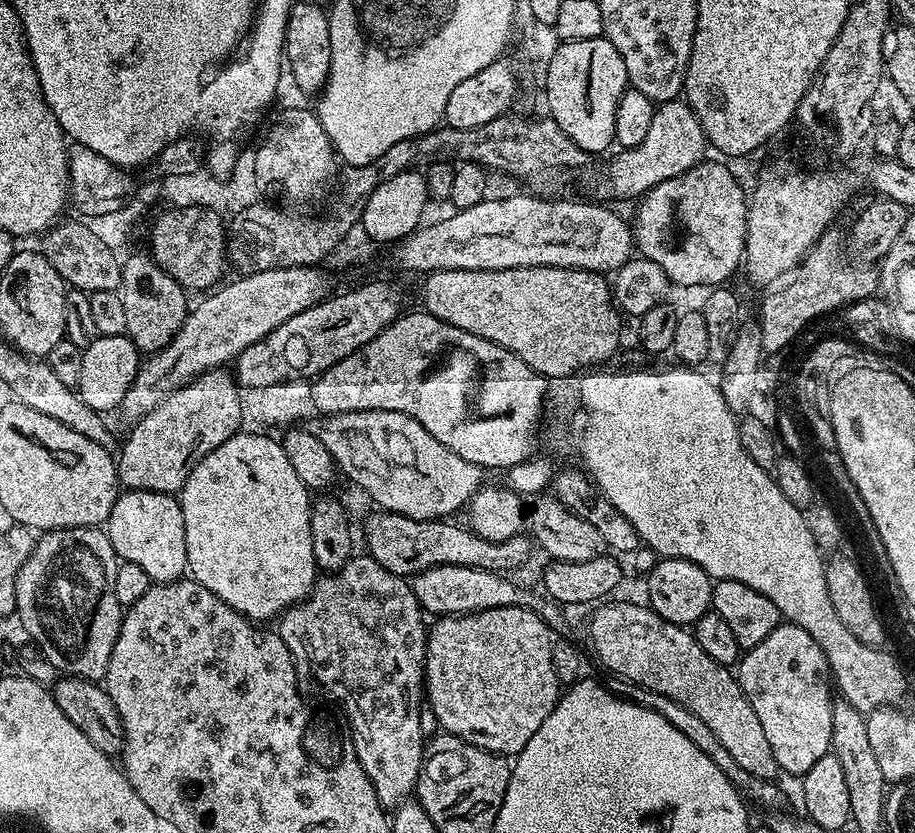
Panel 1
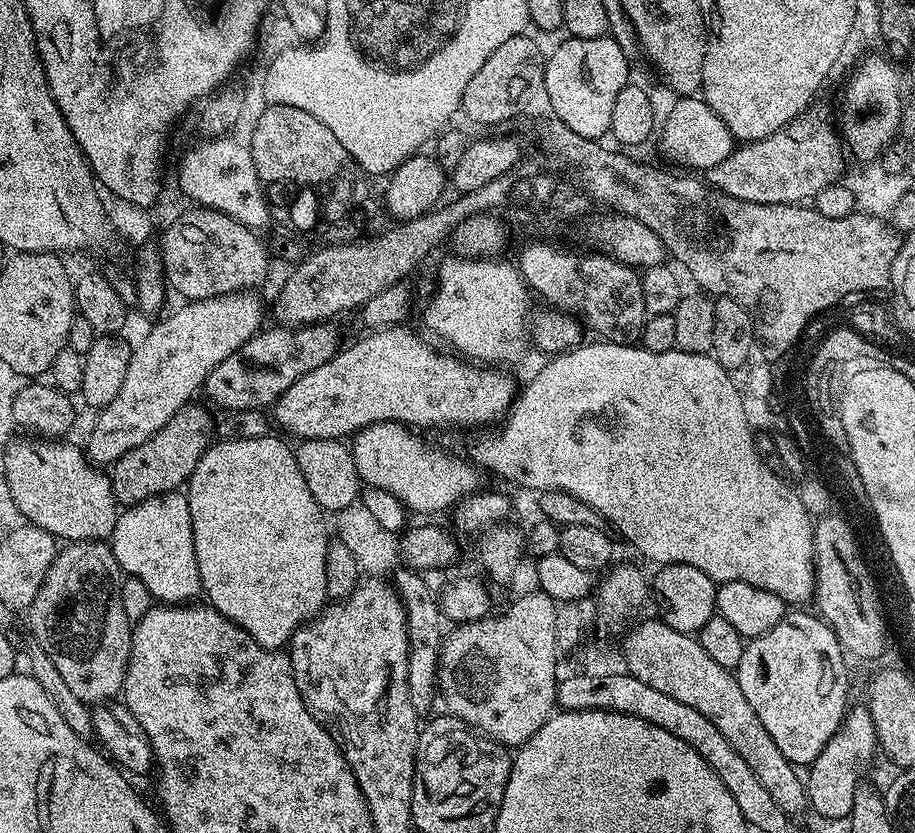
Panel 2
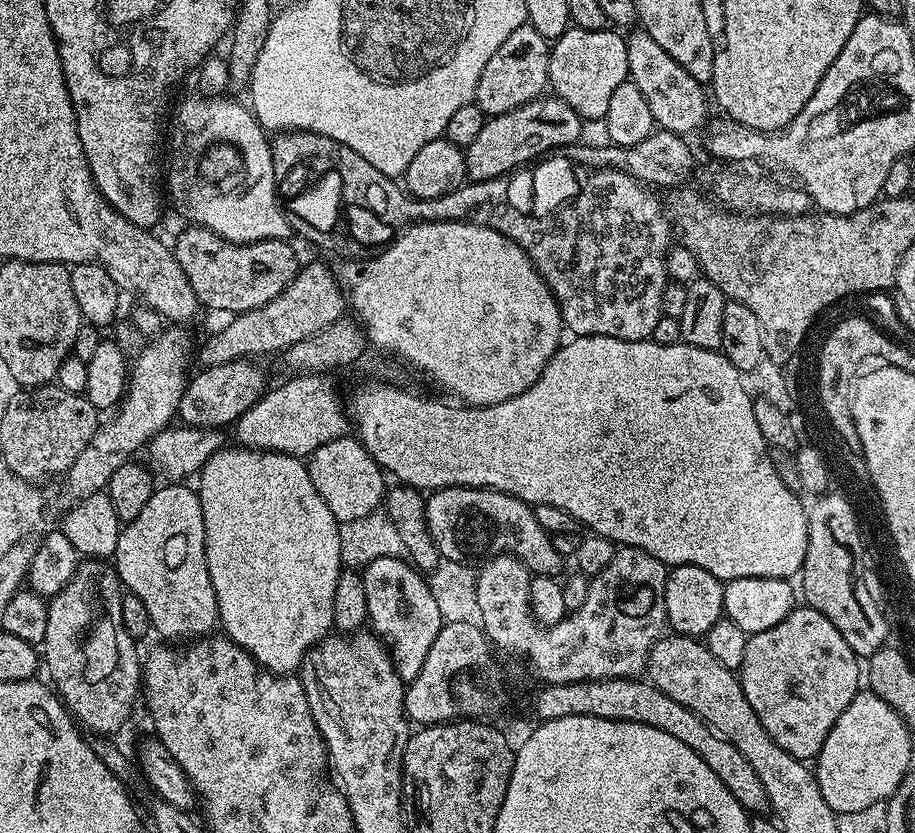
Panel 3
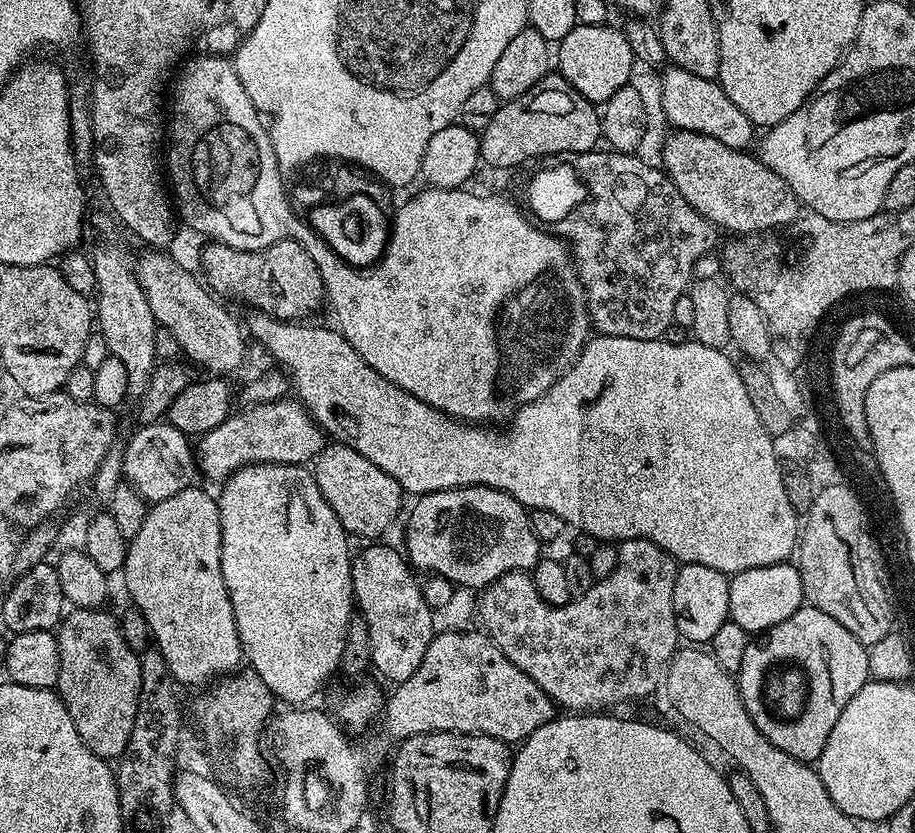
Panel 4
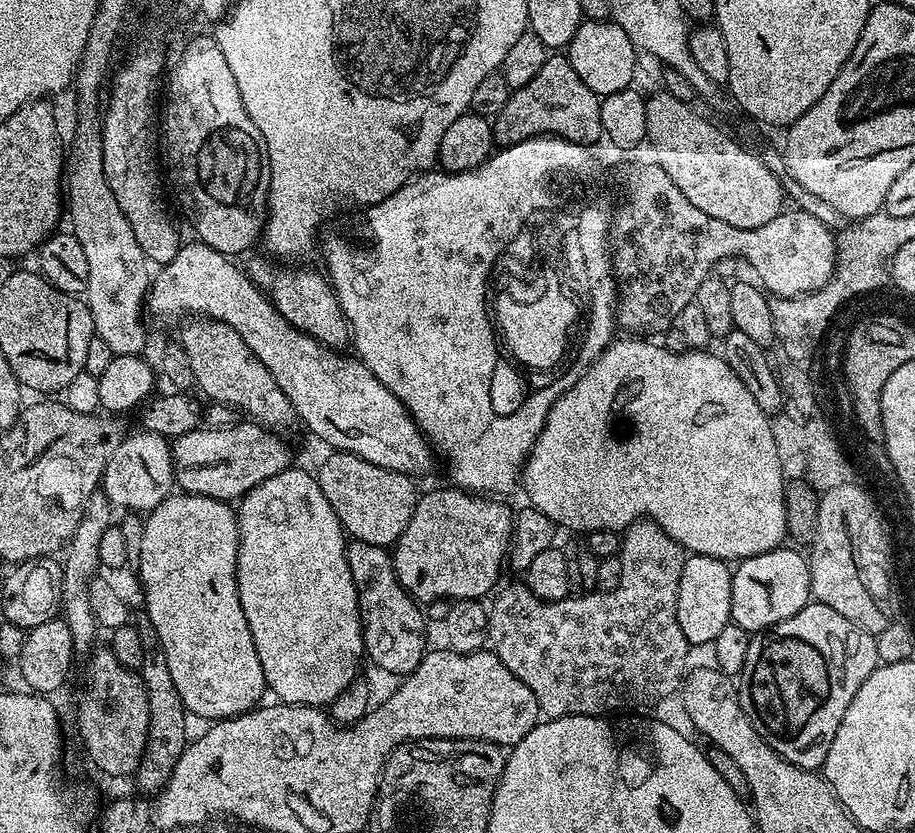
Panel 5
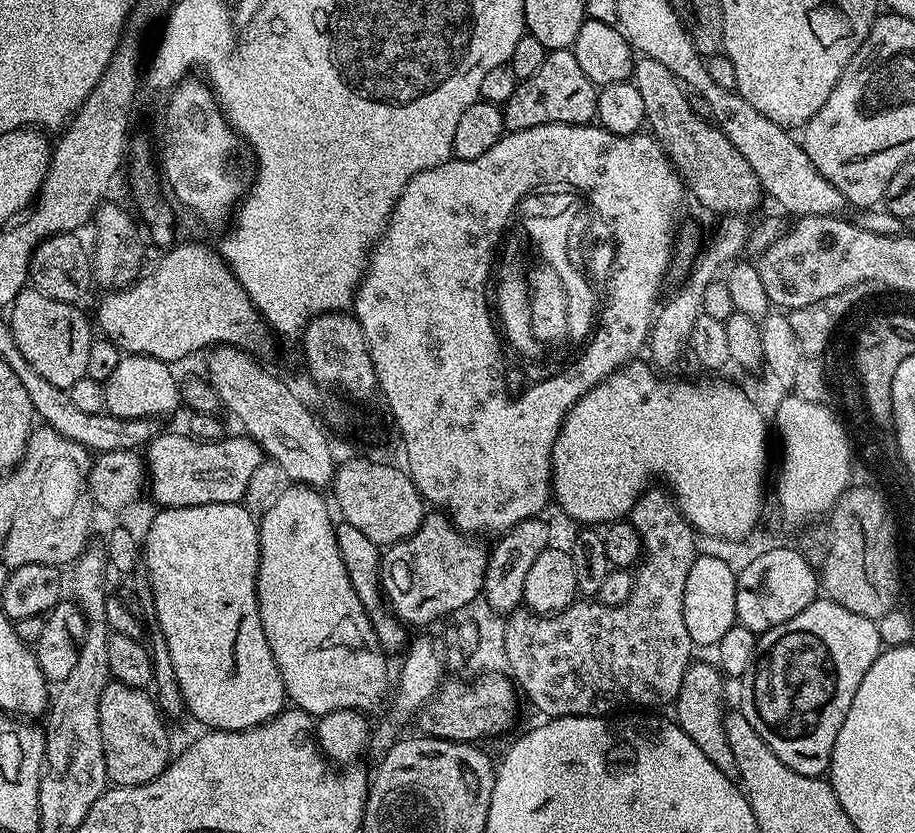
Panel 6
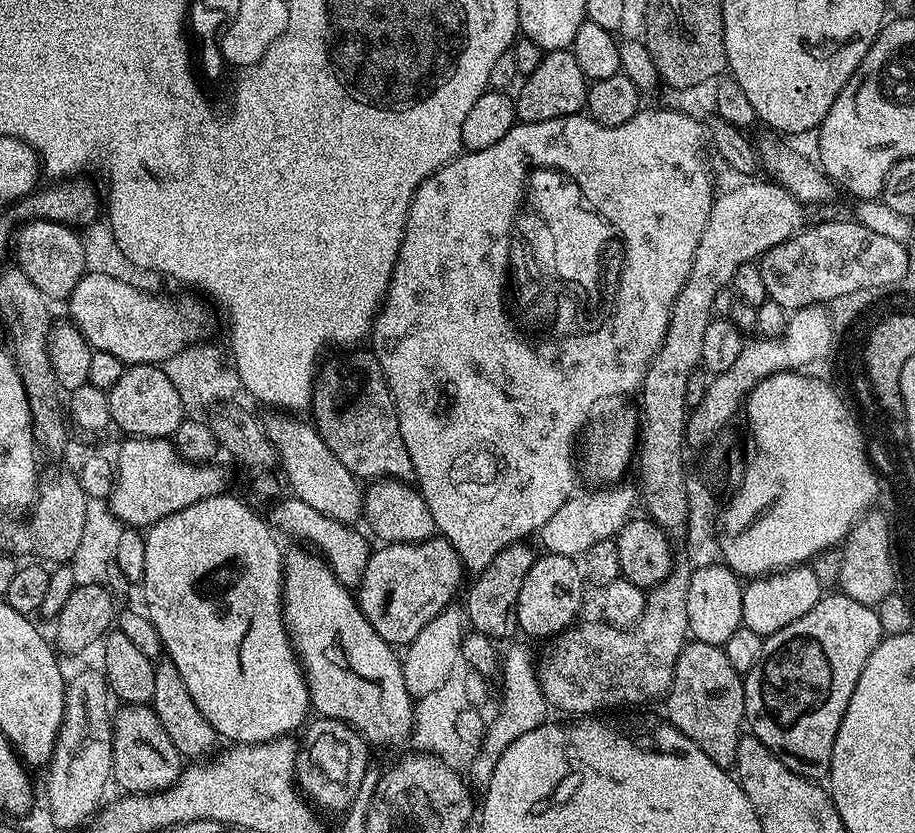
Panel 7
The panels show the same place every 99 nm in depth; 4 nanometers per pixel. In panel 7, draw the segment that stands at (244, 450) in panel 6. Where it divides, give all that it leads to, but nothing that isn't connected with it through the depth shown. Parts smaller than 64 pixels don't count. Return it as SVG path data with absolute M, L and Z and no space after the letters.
M133 436L124 438L114 455L115 480L107 504L116 519L124 526L147 530L162 518L194 502L202 502L225 491L228 476L216 462L193 462L183 460L171 439Z

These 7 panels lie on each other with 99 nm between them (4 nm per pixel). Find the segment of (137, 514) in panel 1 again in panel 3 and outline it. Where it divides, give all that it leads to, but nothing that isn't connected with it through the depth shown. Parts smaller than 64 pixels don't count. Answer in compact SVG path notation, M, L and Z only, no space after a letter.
M168 482L163 486L165 488L157 487L153 491L150 502L142 506L138 518L121 527L114 567L121 585L133 592L146 606L146 614L150 614L155 635L165 636L168 642L192 642L215 633L220 624L218 598L214 594L206 562L206 530L202 522L202 506L199 495L193 489L191 492L187 483Z

